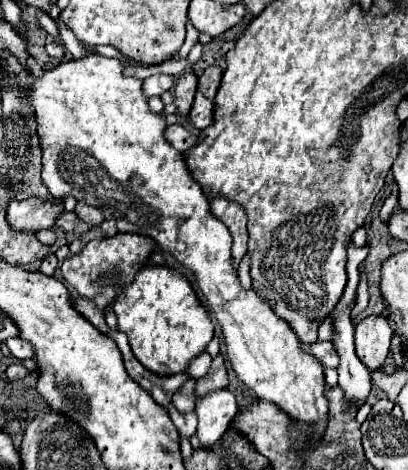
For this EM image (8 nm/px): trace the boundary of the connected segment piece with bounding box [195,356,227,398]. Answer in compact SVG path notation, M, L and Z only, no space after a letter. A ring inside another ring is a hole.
M217 356L211 364L211 370L197 380L195 384L195 396L197 398L203 398L215 390L223 390L227 388L227 370L225 370L225 364L223 364L223 358Z

